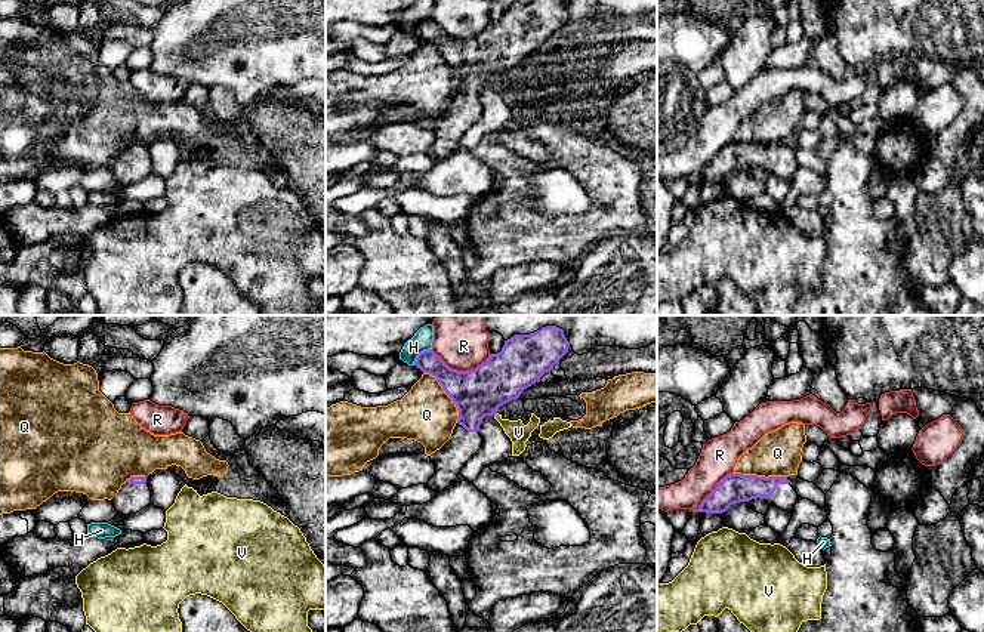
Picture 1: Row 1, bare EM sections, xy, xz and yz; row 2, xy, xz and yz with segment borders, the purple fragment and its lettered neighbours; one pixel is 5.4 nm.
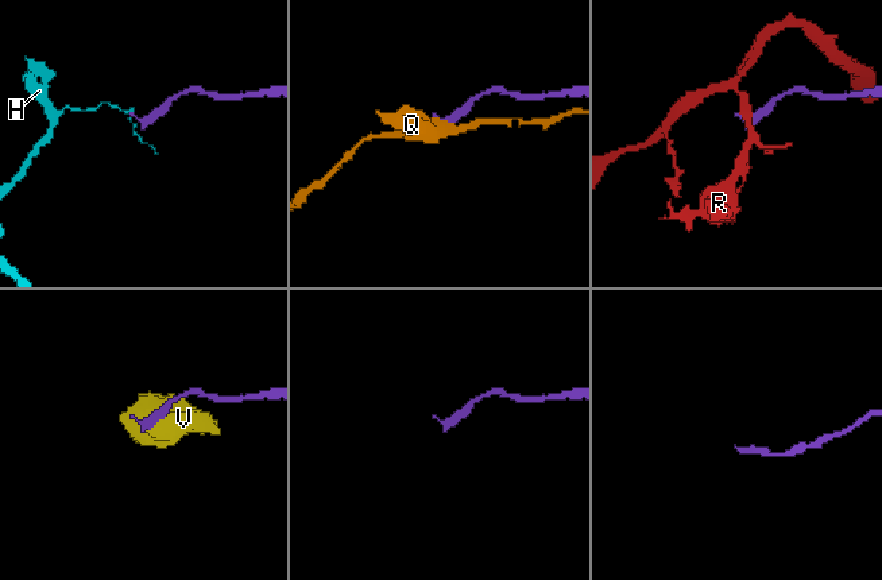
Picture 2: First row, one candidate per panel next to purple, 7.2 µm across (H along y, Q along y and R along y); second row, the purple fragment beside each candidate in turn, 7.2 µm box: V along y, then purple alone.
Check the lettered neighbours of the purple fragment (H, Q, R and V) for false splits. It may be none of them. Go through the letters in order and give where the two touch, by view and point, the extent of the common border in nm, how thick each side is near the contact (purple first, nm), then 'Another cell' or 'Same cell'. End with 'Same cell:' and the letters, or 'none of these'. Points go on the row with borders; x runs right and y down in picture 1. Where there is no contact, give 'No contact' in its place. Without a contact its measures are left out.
H: Touches purple at xz (419, 354). Shared border 140 nm. Thickness 140 nm (purple) against 110 nm. Another cell
Q: Touches purple at xz (446, 392). Shared border 340 nm. Thickness 260 nm (purple) against 300 nm. Another cell
R: Touches purple at xz (460, 372). Shared border 320 nm. Thickness 260 nm (purple) against 300 nm. Another cell
V: No contact. Another cell
Same cell: none of these

